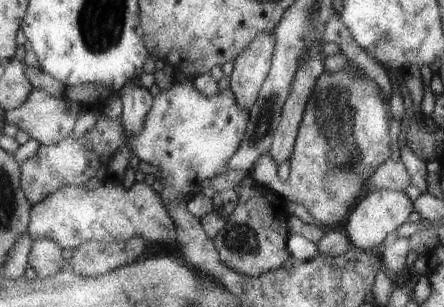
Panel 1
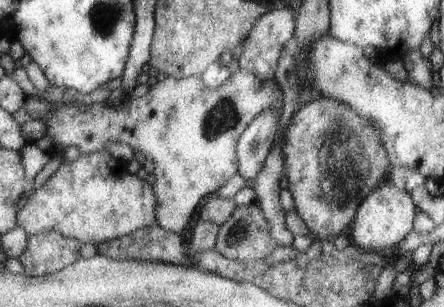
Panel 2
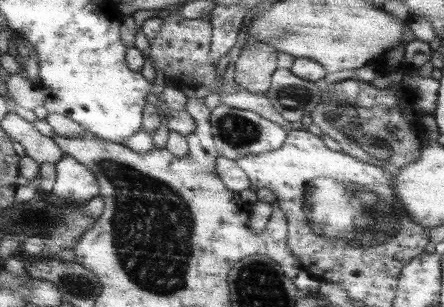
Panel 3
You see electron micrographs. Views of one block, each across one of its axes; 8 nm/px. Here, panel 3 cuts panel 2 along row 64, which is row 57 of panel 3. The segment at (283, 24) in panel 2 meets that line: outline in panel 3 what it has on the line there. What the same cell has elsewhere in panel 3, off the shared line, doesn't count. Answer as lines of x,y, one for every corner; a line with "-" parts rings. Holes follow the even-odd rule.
255,42
251,46
243,46
237,58
233,80
239,88
249,92
267,92
271,88
271,76
277,70
277,50
269,44

